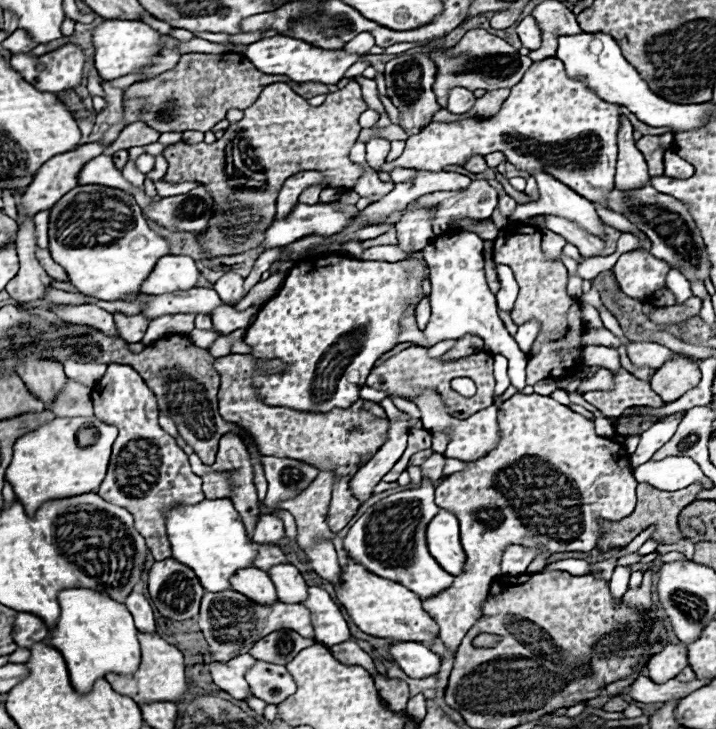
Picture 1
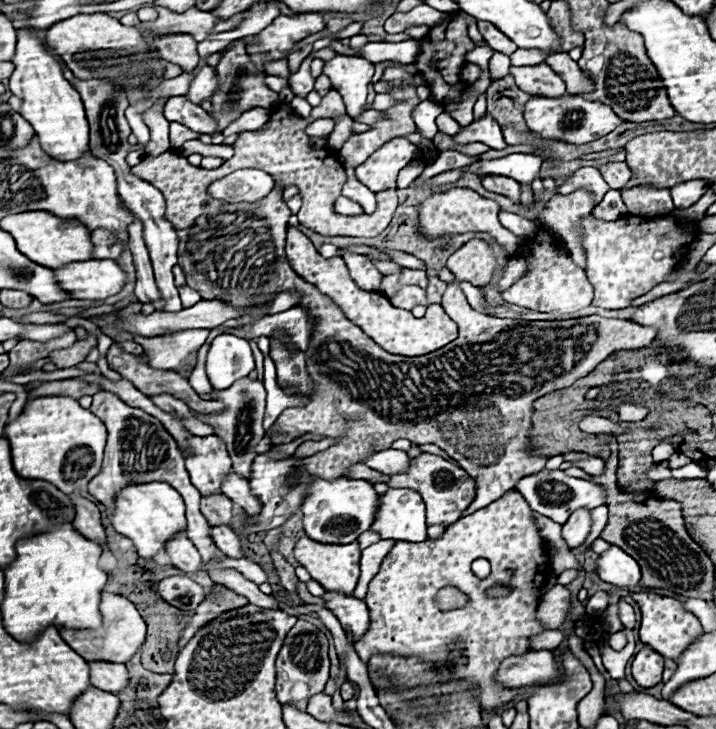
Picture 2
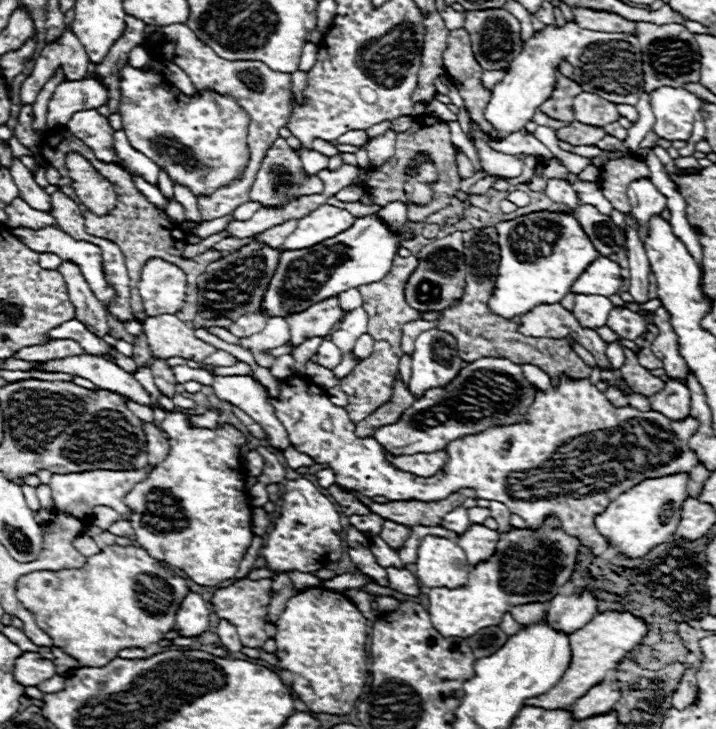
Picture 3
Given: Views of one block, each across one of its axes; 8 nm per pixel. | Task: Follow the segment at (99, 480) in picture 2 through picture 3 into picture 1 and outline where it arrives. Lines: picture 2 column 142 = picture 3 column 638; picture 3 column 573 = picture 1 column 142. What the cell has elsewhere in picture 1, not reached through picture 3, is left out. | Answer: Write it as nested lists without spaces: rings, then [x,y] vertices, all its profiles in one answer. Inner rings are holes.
[[[108,364],[106,374],[92,388],[92,402],[94,414],[102,422],[118,428],[108,474],[100,484],[98,494],[134,514],[136,528],[146,538],[156,560],[170,558],[172,546],[166,534],[166,514],[178,504],[202,502],[202,478],[190,470],[188,456],[176,440],[160,428],[156,396],[134,368],[126,364]],[[136,440],[144,440],[146,444],[134,444]]]

